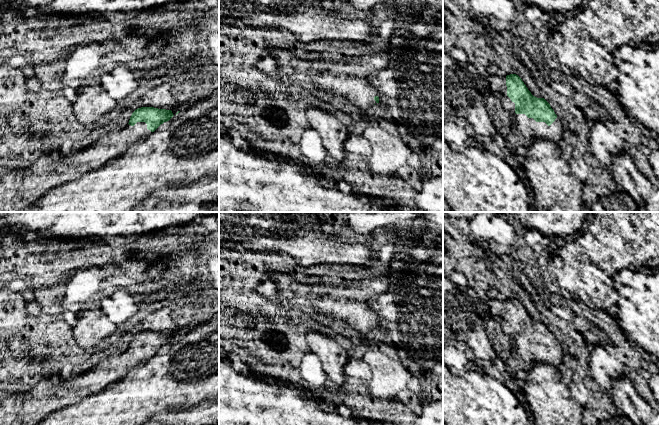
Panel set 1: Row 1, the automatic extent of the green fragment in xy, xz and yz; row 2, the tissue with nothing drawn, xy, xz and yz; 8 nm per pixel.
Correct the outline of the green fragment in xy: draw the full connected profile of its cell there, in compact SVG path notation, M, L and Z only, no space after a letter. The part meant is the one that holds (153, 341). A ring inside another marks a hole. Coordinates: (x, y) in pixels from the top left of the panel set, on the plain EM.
M136 333L127 350L100 361L90 370L64 380L57 371L24 393L0 392L0 425L36 425L49 414L97 394L173 341L171 334Z

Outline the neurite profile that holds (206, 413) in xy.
M219 397L188 410L156 413L144 425L219 425Z

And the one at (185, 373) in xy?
M219 313L181 334L121 380L49 414L38 425L144 425L156 413L188 410L218 397Z

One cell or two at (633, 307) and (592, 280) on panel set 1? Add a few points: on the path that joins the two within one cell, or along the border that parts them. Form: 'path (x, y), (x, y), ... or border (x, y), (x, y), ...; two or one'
border (613, 282), (618, 295), (617, 303); two

